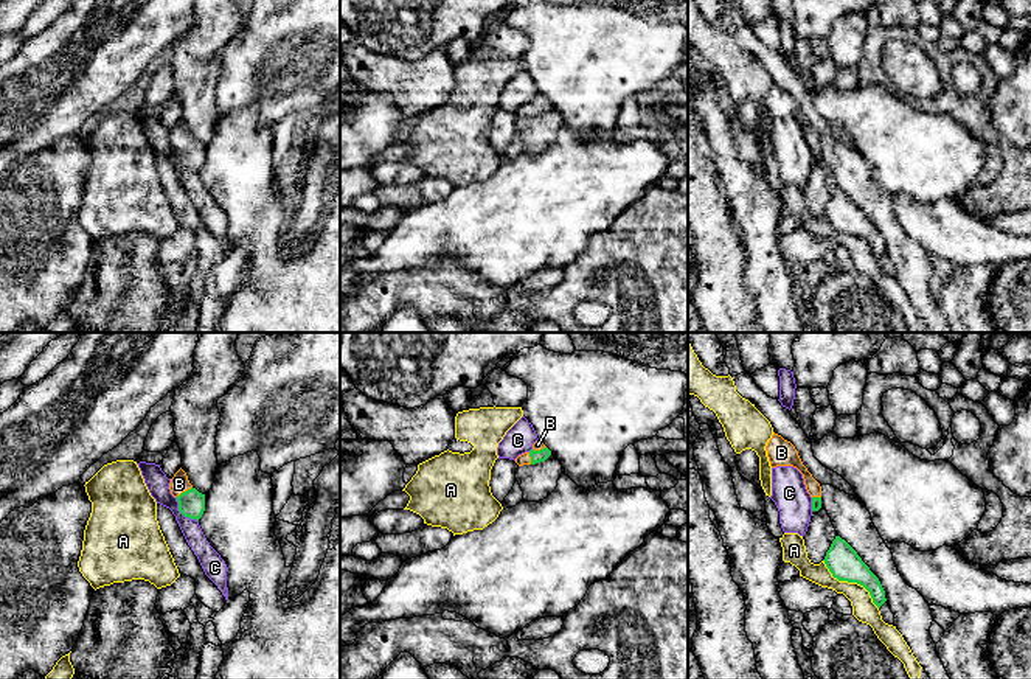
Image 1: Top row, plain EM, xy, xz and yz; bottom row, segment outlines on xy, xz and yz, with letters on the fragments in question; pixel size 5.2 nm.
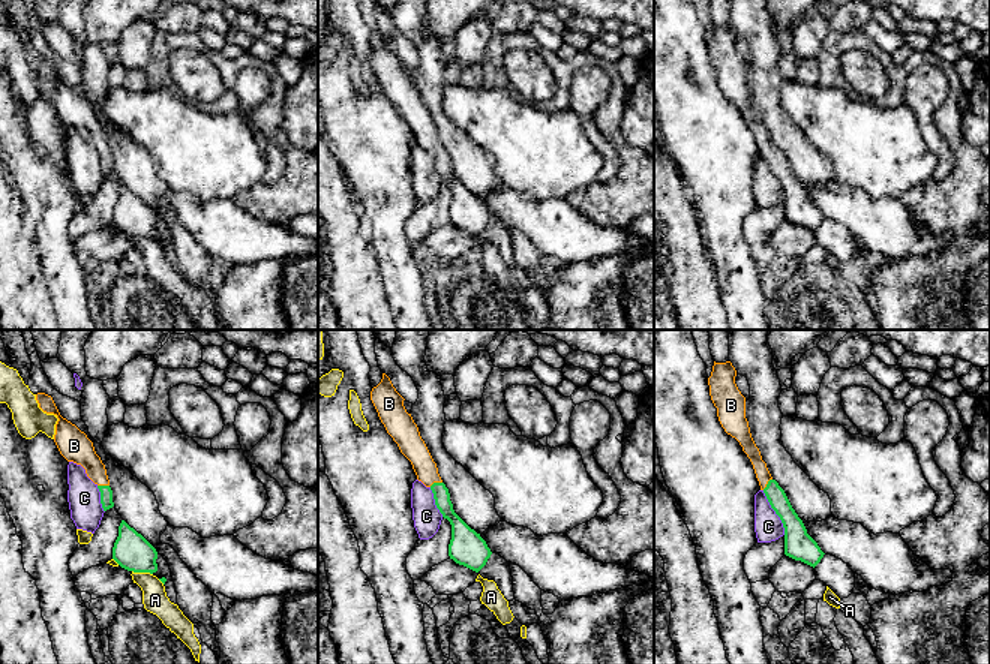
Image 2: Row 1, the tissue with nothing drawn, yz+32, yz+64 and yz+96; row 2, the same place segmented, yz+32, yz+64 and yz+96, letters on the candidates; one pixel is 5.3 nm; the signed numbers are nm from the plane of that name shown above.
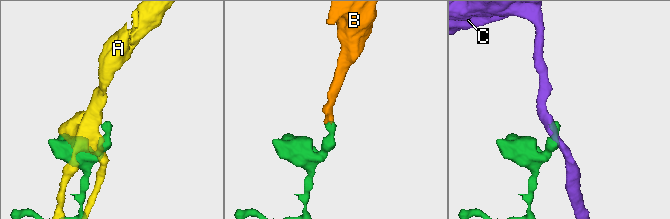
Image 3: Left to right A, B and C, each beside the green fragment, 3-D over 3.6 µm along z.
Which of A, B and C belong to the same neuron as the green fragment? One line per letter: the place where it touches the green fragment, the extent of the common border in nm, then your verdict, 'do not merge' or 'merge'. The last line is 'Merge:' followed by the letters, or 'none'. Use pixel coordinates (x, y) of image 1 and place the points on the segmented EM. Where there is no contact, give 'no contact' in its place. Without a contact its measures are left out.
A: meets green in yz at (851, 581); contact 380 nm long; do not merge
B: meets green in xy at (185, 491); contact 100 nm long; merge
C: meets green in xy at (182, 513); contact 170 nm long; do not merge
Merge: B

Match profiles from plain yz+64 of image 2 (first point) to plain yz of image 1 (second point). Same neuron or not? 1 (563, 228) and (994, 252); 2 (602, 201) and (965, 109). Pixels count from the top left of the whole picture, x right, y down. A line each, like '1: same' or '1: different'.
1: same
2: same

